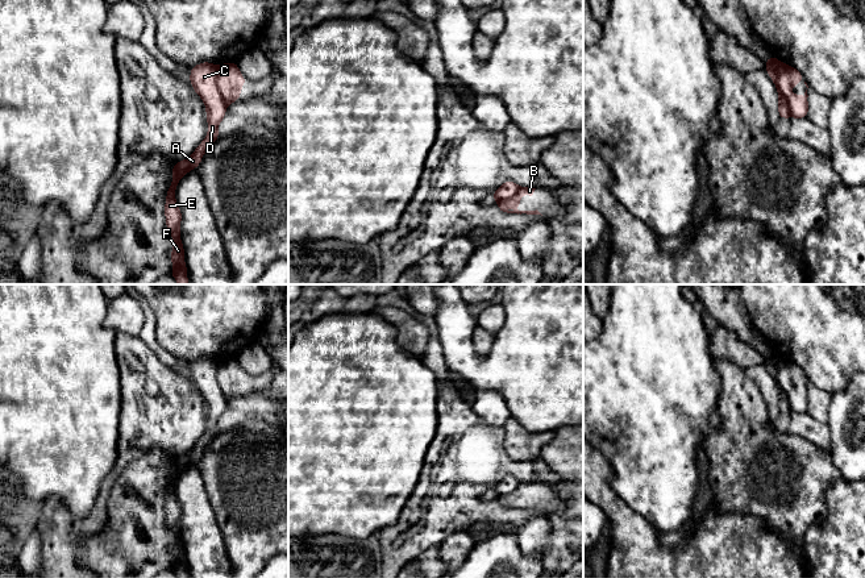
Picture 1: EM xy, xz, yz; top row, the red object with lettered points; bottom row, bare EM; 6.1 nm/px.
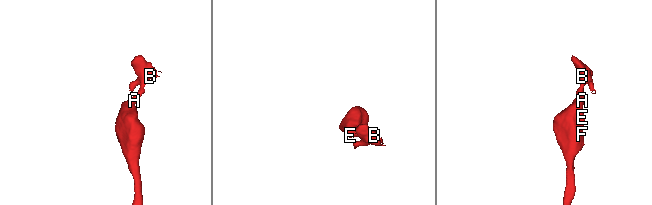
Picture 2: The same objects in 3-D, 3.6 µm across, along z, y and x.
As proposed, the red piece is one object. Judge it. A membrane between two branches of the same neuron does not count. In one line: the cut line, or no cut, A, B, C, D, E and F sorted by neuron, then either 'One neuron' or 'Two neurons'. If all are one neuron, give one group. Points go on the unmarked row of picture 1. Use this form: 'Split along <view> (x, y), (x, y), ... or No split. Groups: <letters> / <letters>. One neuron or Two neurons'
Split along xy (217, 361), (216, 382), (227, 398). Groups: A C D E F / B. Two neurons

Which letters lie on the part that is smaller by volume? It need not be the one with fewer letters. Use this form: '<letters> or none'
B

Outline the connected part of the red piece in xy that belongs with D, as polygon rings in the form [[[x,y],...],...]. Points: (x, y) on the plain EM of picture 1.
[[[203,357],[191,362],[190,378],[205,399],[208,431],[187,454],[175,457],[175,461],[172,462],[172,478],[170,479],[166,491],[166,520],[169,528],[175,536],[175,540],[171,545],[171,570],[176,574],[178,578],[188,578],[188,574],[187,562],[184,560],[184,544],[179,528],[182,507],[179,506],[179,502],[175,496],[175,485],[183,470],[200,460],[203,449],[219,433],[217,421],[226,408],[226,398],[224,396],[217,383],[217,365],[219,361],[209,357]]]

